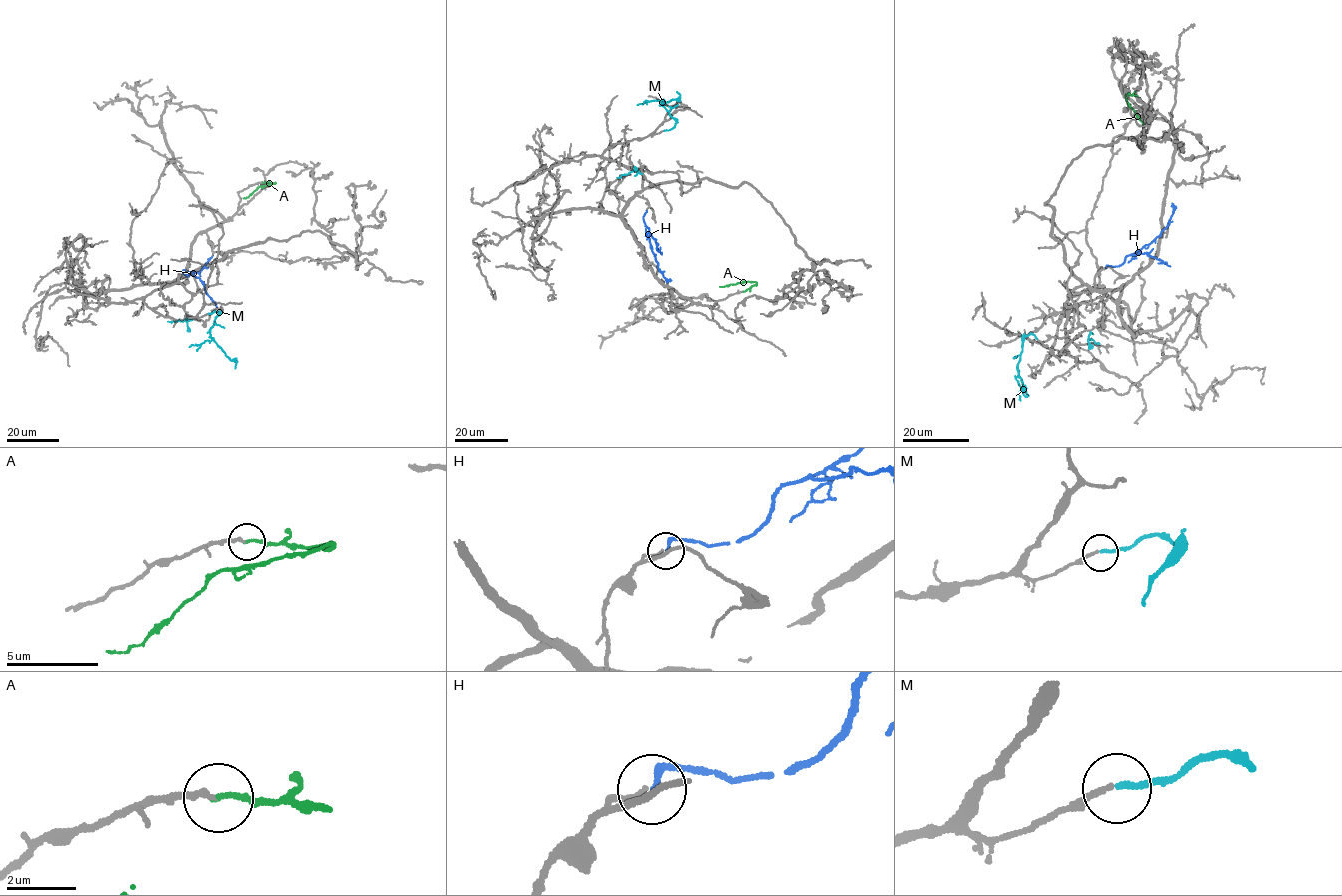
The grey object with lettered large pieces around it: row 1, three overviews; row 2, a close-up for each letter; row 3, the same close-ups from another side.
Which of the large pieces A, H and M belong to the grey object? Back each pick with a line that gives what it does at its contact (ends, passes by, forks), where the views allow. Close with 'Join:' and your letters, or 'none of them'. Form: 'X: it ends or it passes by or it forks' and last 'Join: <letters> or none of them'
A: it ends
H: it ends
Join: A, H

